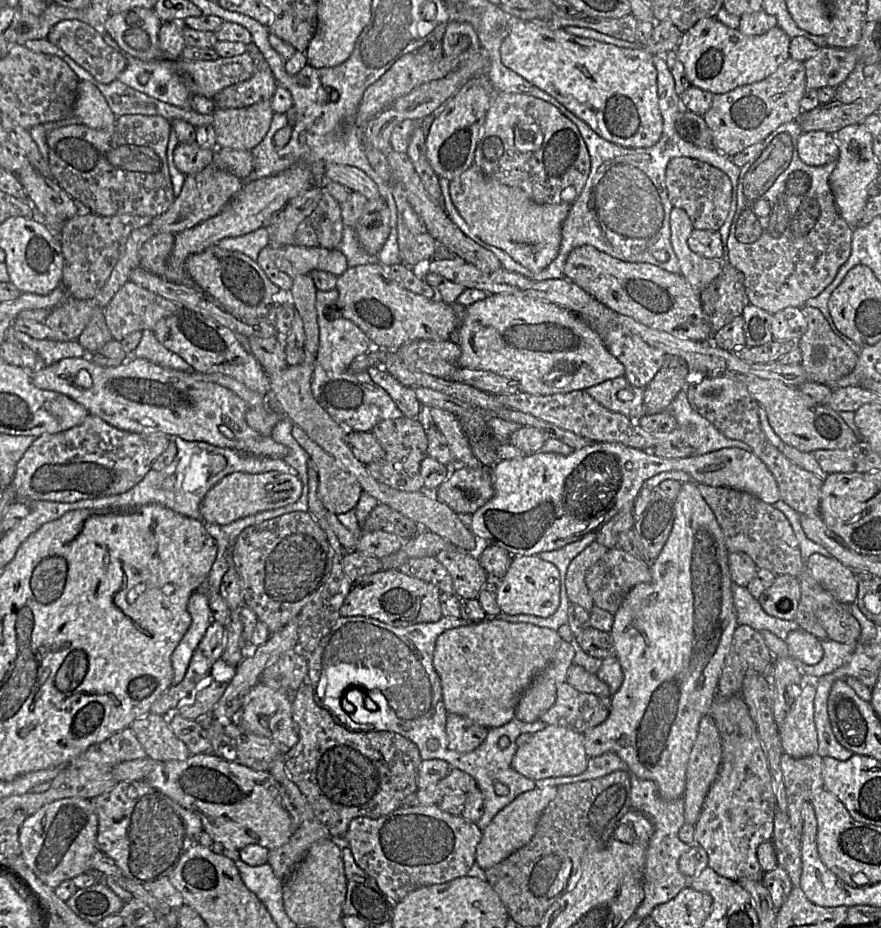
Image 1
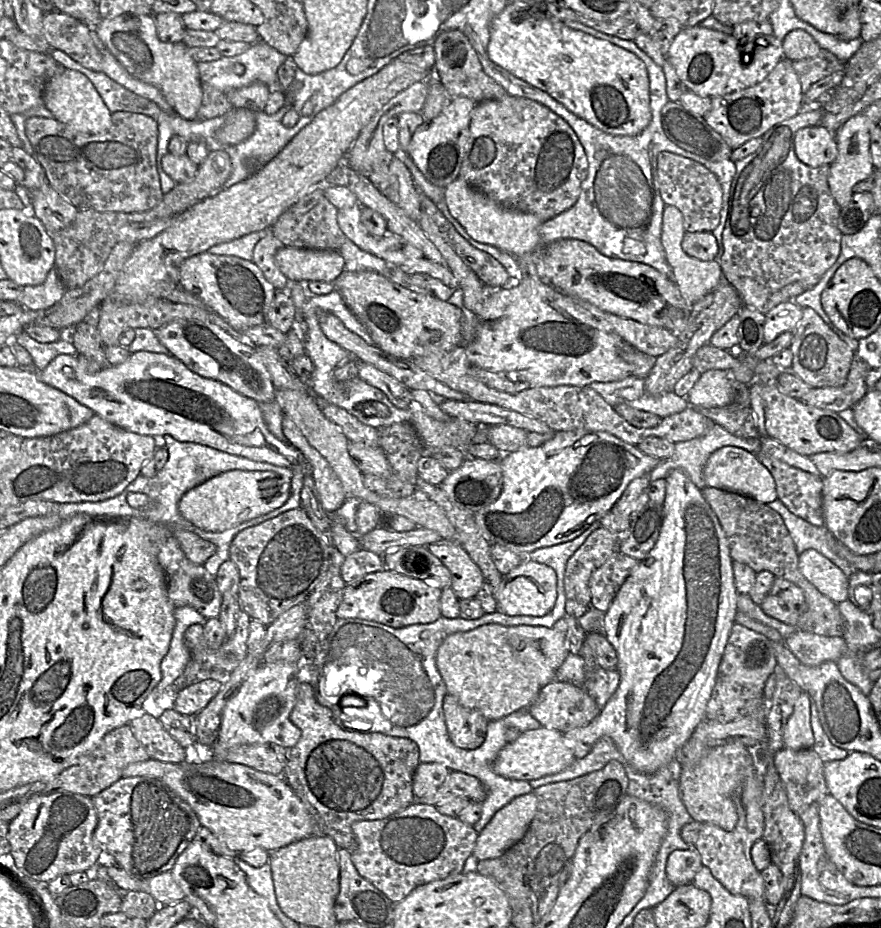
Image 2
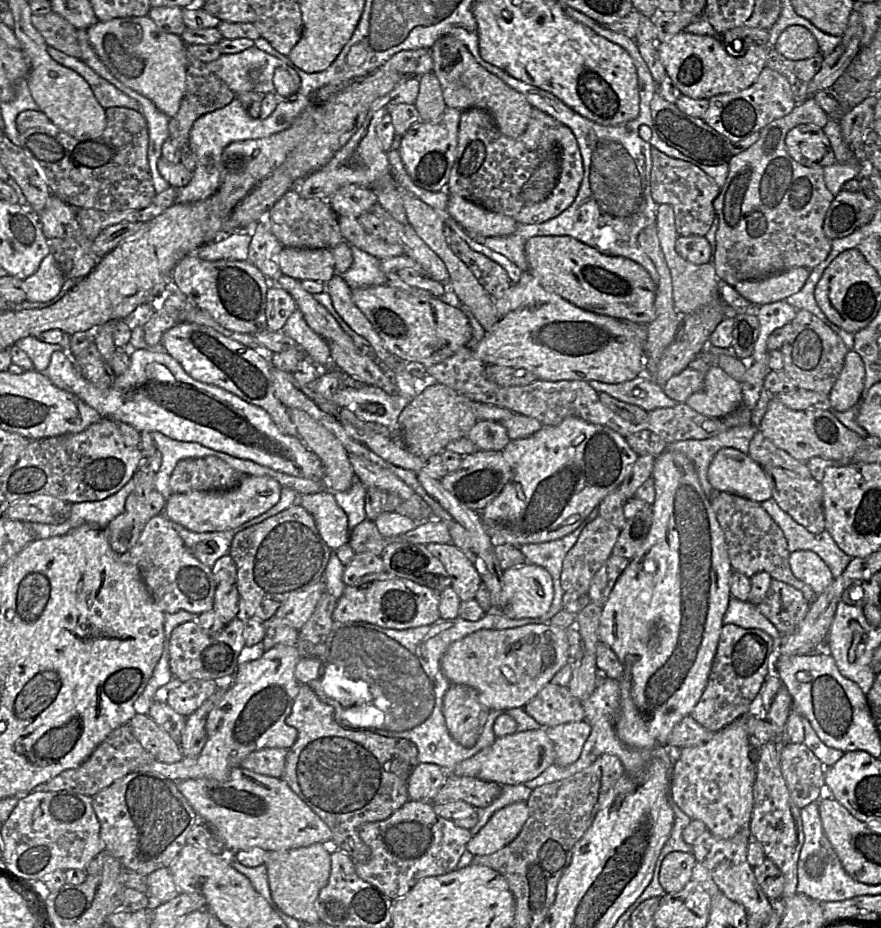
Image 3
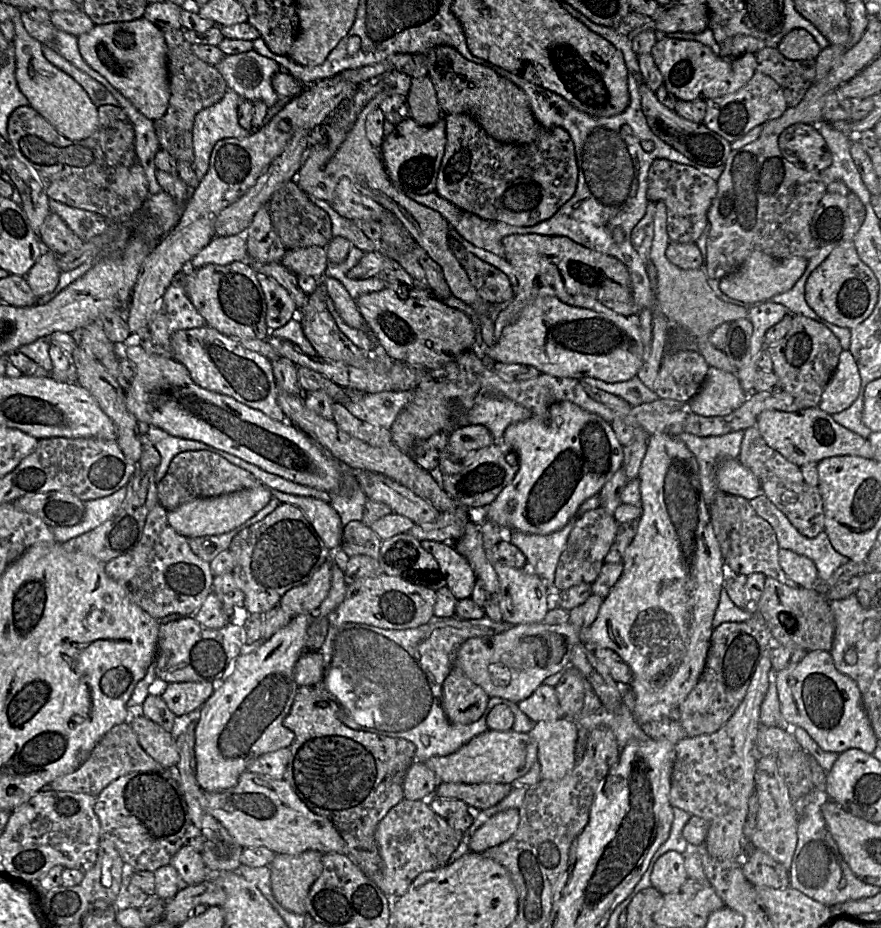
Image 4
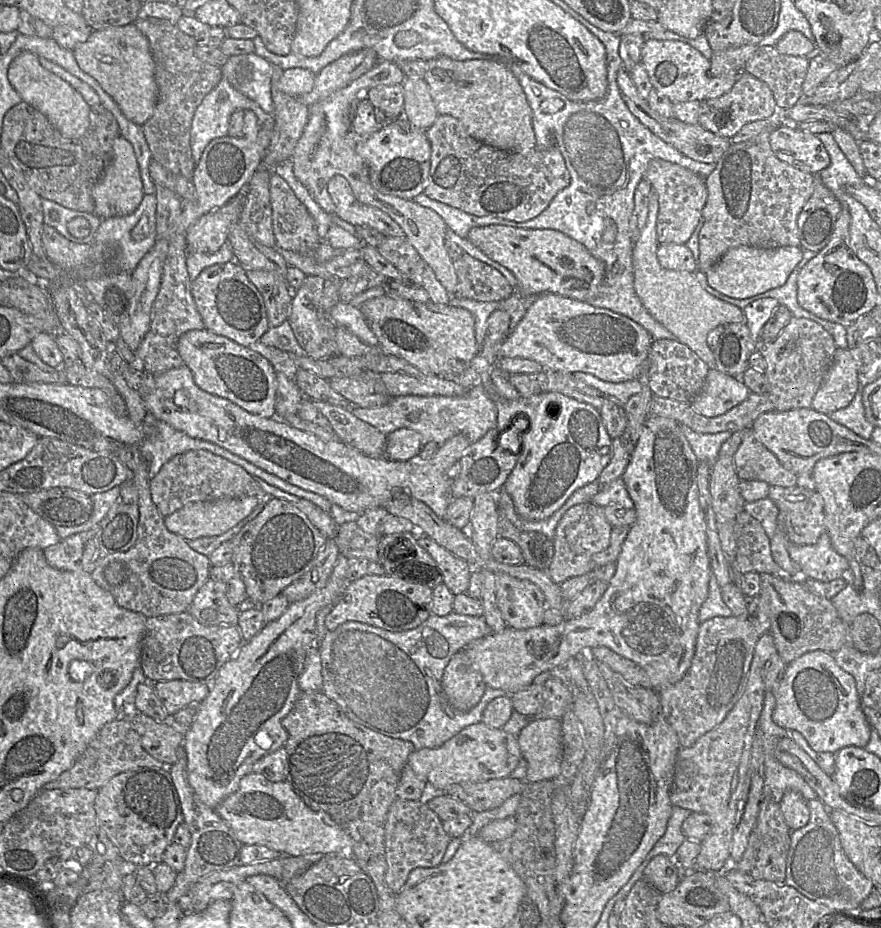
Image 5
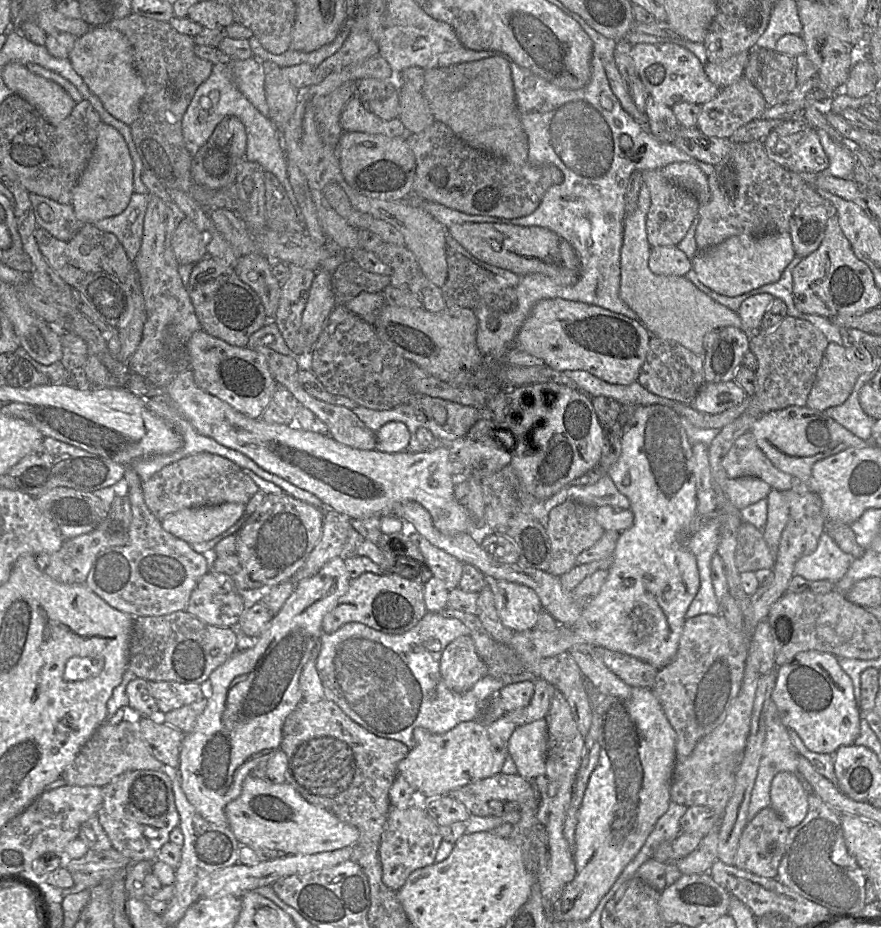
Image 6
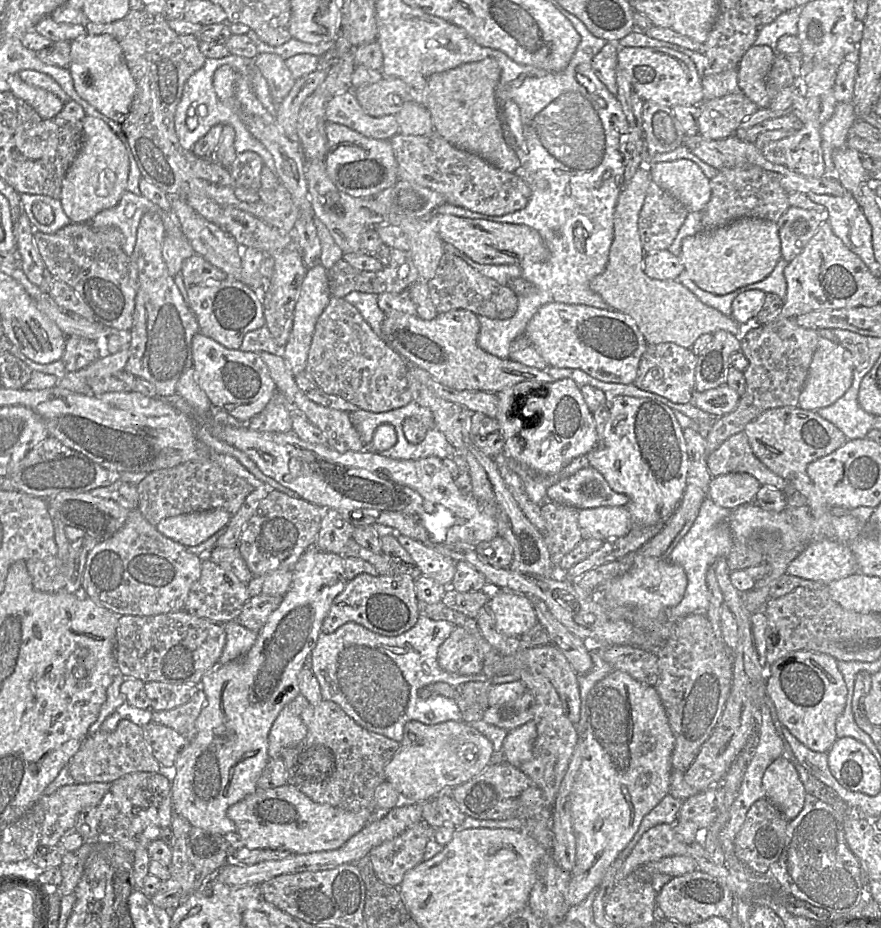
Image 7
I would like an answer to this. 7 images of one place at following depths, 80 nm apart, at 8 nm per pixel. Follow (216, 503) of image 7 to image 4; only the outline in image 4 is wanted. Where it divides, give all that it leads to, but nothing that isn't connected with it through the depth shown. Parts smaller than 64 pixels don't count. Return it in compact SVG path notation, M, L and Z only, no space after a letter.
M207 450L185 451L171 460L165 476L157 483L159 504L167 511L197 498L210 498L263 485L253 474Z

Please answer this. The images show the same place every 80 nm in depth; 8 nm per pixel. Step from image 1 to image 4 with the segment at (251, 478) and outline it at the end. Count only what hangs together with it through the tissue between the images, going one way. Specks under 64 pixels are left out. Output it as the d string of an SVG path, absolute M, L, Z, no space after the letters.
M260 485L256 488L241 489L216 497L197 498L167 511L167 520L175 531L186 538L223 534L254 516L267 505L272 497L271 490Z

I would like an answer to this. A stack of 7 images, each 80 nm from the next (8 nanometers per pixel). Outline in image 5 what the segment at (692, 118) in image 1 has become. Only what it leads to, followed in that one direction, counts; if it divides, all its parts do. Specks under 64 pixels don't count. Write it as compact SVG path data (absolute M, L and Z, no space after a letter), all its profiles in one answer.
M620 69L617 74L617 84L629 110L634 114L639 121L645 125L659 138L675 147L678 151L683 153L689 158L704 162L704 163L717 163L721 156L731 145L728 137L717 135L698 124L688 124L682 122L676 117L663 117L654 111L648 104L647 99L642 98L630 77L629 71Z

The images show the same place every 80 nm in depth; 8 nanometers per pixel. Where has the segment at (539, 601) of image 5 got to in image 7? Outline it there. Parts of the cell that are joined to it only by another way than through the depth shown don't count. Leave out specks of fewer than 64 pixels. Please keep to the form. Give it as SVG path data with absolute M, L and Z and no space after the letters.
M494 589L489 605L497 629L510 637L521 637L537 622L537 616L530 598L524 594L506 589Z

